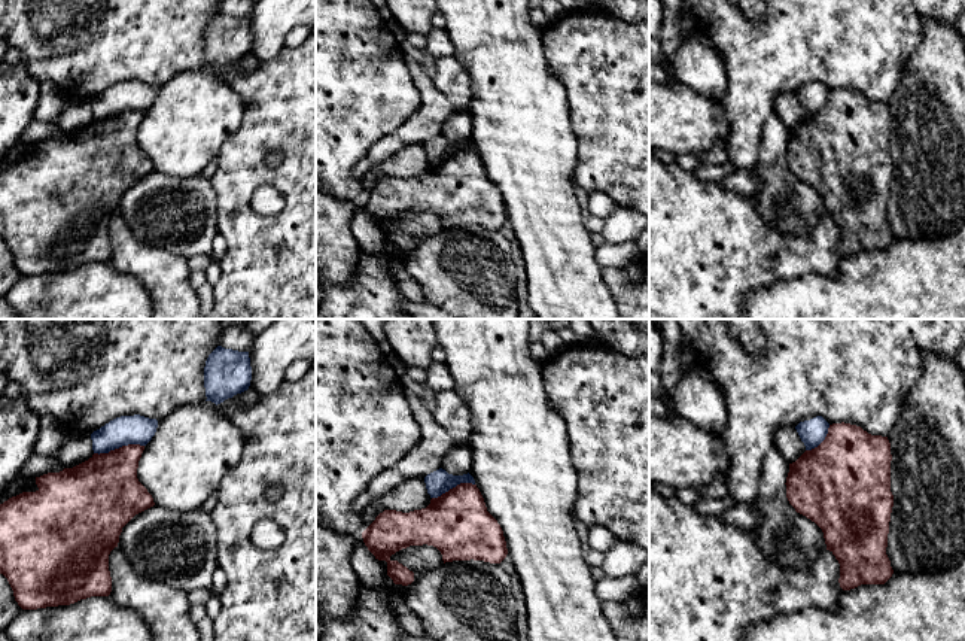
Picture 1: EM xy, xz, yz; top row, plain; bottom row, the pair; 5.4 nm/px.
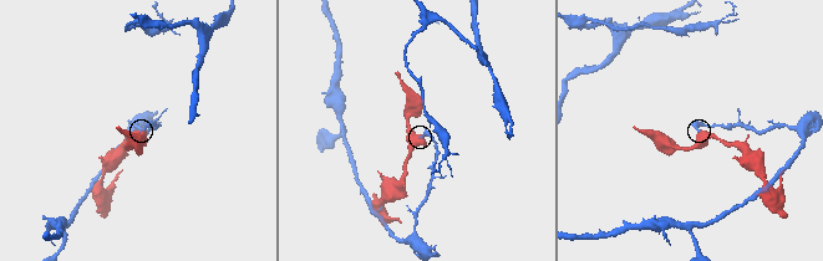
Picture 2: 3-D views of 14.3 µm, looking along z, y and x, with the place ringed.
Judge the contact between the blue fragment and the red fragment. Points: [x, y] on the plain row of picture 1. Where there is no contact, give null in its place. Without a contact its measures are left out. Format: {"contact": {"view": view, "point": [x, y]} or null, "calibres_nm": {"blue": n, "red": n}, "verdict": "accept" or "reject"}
{"contact": {"view": "xy", "point": [118, 114]}, "calibres_nm": {"blue": 160, "red": 380}, "verdict": "reject"}

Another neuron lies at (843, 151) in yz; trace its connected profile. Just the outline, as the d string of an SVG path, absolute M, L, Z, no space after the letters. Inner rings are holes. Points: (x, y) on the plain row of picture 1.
M832 89L825 106L789 130L786 164L797 179L824 198L827 216L840 230L840 253L885 250L894 240L886 221L894 161L891 158L891 109L861 92Z

